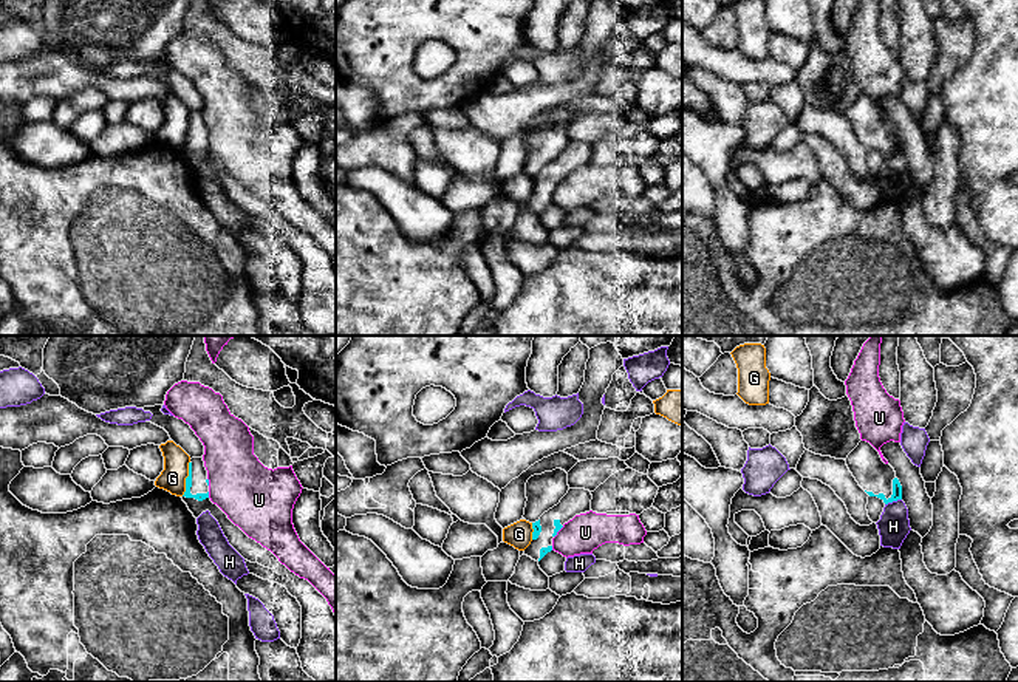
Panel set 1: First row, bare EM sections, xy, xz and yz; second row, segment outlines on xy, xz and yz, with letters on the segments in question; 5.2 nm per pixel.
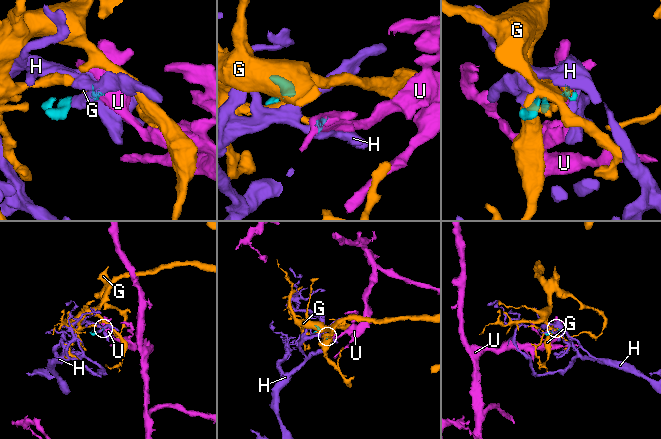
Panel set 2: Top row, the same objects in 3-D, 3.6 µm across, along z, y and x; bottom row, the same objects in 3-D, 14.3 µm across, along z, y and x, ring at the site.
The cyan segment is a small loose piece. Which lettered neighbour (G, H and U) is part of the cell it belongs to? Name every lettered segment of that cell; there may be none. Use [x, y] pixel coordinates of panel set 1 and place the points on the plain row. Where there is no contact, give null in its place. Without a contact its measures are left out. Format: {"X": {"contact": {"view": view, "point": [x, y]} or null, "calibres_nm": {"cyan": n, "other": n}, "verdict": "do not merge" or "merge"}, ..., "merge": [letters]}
{"G": {"contact": {"view": "xy", "point": [186, 132]}, "calibres_nm": {"cyan": 50, "other": 140}, "verdict": "do not merge"}, "H": {"contact": {"view": "yz", "point": [893, 153]}, "calibres_nm": {"cyan": 50, "other": 160}, "verdict": "do not merge"}, "U": {"contact": {"view": "xy", "point": [208, 149]}, "calibres_nm": {"cyan": 50, "other": 340}, "verdict": "do not merge"}, "merge": []}

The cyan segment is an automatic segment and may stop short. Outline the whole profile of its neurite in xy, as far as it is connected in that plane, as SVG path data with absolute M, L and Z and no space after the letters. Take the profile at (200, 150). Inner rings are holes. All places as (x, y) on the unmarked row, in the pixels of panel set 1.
M192 111L189 116L189 130L186 131L186 152L203 155L209 152L209 133L203 111Z

